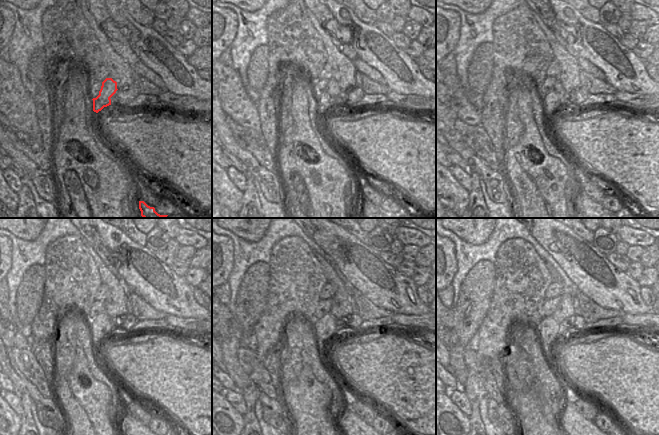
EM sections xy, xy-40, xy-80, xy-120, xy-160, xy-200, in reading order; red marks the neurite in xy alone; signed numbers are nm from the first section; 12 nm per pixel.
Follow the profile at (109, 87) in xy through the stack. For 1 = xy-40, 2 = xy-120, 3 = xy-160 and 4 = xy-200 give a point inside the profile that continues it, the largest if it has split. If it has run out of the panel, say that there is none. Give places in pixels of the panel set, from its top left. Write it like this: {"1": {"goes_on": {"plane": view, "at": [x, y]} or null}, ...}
{"1": {"goes_on": {"plane": "xy-40", "at": [327, 99]}}, "2": {"goes_on": {"plane": "xy-120", "at": [102, 325]}}, "3": {"goes_on": {"plane": "xy-160", "at": [325, 328]}}, "4": {"goes_on": {"plane": "xy-200", "at": [548, 329]}}}

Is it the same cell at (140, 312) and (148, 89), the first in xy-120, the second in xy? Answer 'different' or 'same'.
same

